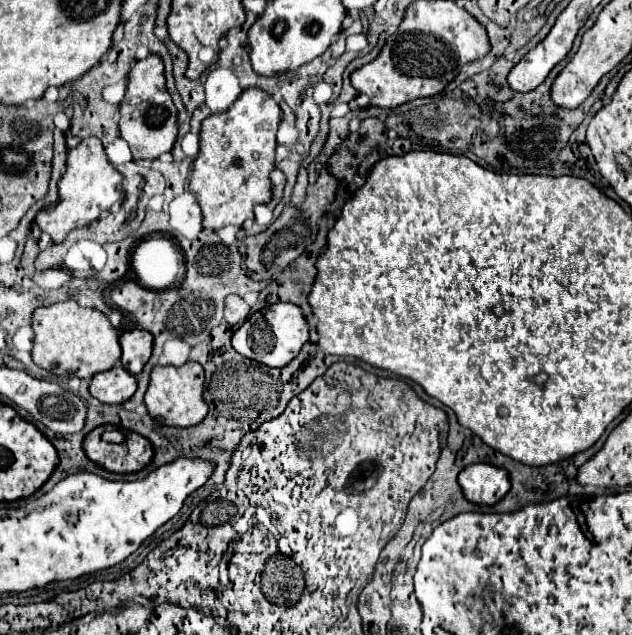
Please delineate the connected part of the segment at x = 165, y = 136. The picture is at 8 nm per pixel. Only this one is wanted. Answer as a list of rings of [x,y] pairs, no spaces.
[[[151,53],[147,59],[141,59],[133,65],[129,71],[127,93],[119,105],[119,115],[119,131],[129,143],[133,159],[157,159],[173,149],[177,141],[177,109],[165,87],[163,61],[159,55]]]

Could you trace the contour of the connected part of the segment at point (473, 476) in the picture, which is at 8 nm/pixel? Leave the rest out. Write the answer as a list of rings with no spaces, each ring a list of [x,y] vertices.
[[[471,463],[459,473],[459,485],[469,501],[495,505],[509,491],[509,473],[489,463]]]

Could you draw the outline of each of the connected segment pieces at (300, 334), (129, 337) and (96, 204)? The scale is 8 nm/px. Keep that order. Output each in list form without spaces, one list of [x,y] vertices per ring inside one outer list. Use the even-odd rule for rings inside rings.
[[[275,303],[257,313],[253,313],[235,333],[233,333],[233,347],[243,357],[253,361],[265,363],[269,367],[285,367],[299,355],[301,347],[309,341],[309,323],[295,303]]]
[[[141,329],[125,331],[125,333],[121,333],[119,343],[121,343],[121,349],[123,349],[123,357],[121,357],[123,367],[129,373],[139,375],[141,369],[143,369],[143,365],[151,357],[153,335],[149,331],[141,331]]]
[[[87,137],[75,149],[69,149],[67,169],[59,181],[59,203],[41,209],[35,217],[35,223],[45,233],[49,233],[55,243],[61,243],[69,231],[89,225],[91,221],[99,219],[99,215],[113,203],[123,199],[123,191],[119,189],[121,181],[123,175],[109,163],[101,141],[97,137]]]

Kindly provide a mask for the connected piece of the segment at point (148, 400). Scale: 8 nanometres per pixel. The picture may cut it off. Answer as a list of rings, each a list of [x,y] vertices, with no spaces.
[[[189,361],[181,367],[157,365],[151,371],[151,383],[145,393],[145,405],[149,409],[149,415],[161,425],[171,425],[171,427],[193,427],[201,423],[209,411],[203,399],[203,385],[205,385],[205,371],[199,363]]]

